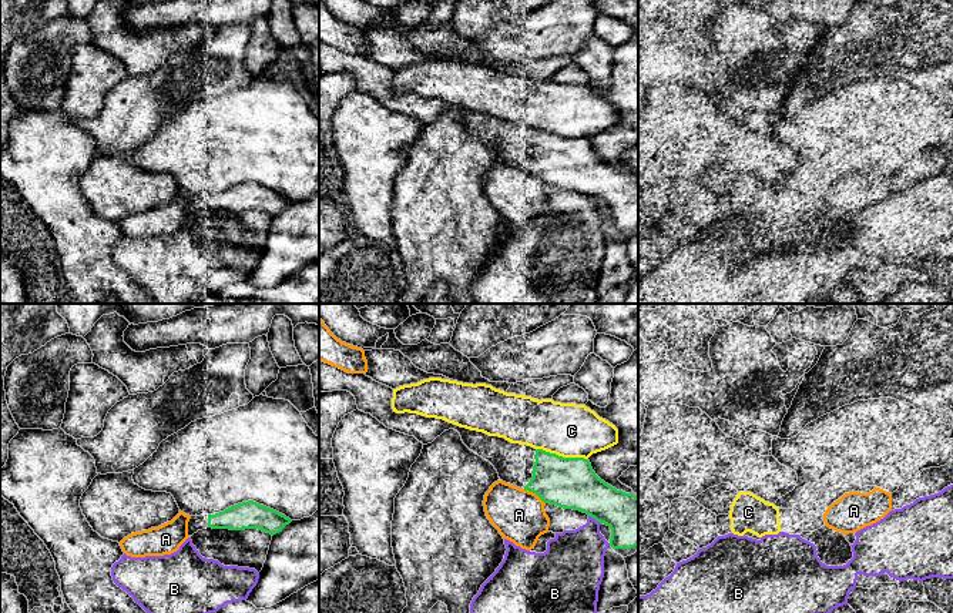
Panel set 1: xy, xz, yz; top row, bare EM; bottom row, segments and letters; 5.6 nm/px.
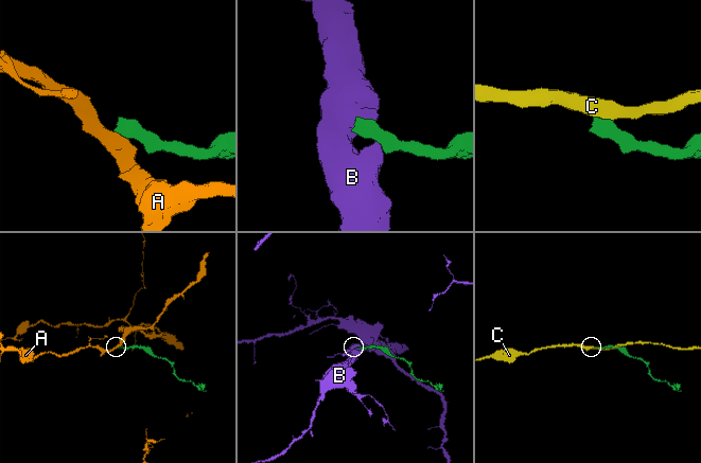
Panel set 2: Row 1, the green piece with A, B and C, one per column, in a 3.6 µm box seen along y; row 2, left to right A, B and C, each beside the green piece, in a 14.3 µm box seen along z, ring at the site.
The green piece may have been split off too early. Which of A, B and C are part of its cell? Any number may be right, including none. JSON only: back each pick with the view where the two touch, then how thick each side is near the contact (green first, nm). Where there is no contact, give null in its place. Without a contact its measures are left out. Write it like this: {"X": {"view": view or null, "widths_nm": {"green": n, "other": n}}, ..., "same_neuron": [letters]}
{"same_neuron": []}

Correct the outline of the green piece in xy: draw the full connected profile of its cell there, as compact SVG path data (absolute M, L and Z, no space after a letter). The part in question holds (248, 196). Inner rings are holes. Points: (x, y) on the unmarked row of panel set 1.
M248 181L215 195L191 197L188 202L188 217L207 208L229 211L258 210L274 217L282 212L291 202L292 201L282 194L254 181Z

